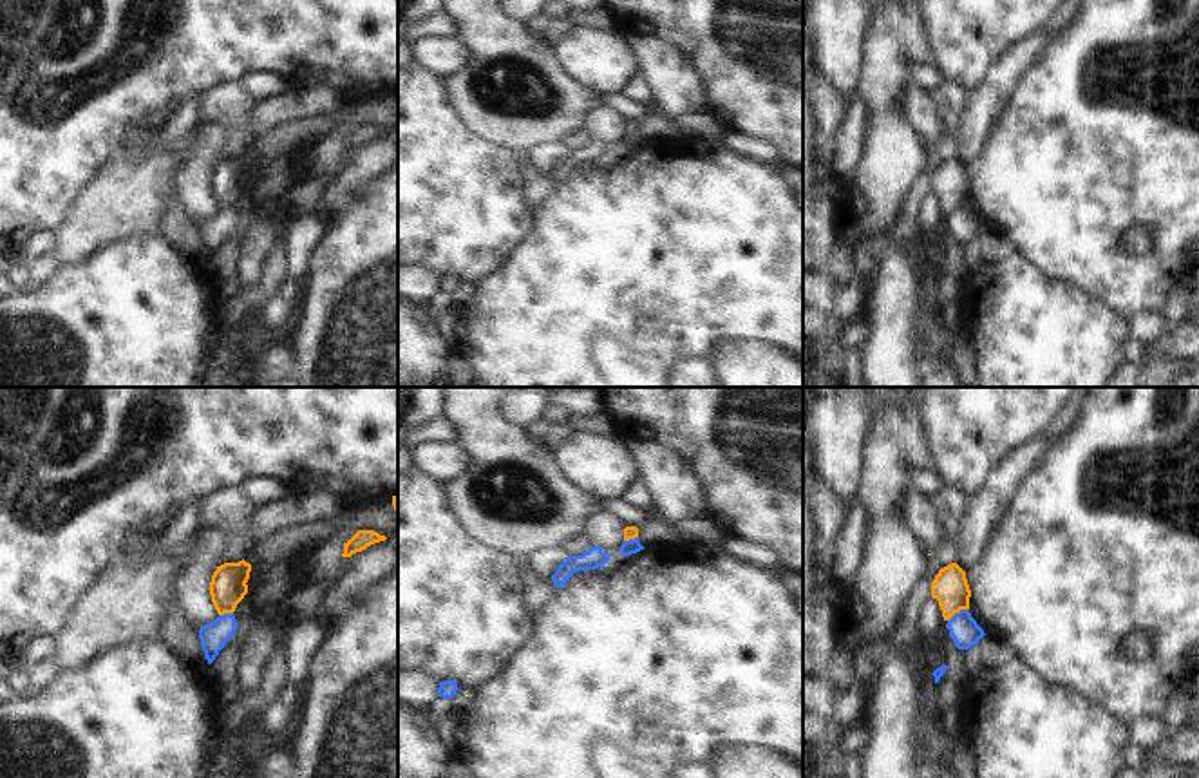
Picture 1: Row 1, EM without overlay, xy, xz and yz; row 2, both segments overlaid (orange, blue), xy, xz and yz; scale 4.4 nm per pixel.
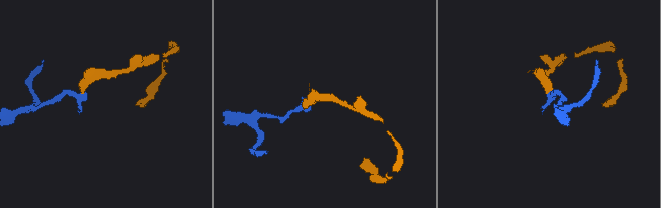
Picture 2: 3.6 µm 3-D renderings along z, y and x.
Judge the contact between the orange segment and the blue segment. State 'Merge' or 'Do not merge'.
Do not merge.

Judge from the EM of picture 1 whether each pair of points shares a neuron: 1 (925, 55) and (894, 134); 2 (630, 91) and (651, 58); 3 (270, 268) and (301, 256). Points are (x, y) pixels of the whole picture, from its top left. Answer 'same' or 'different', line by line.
1: same
2: different
3: different

